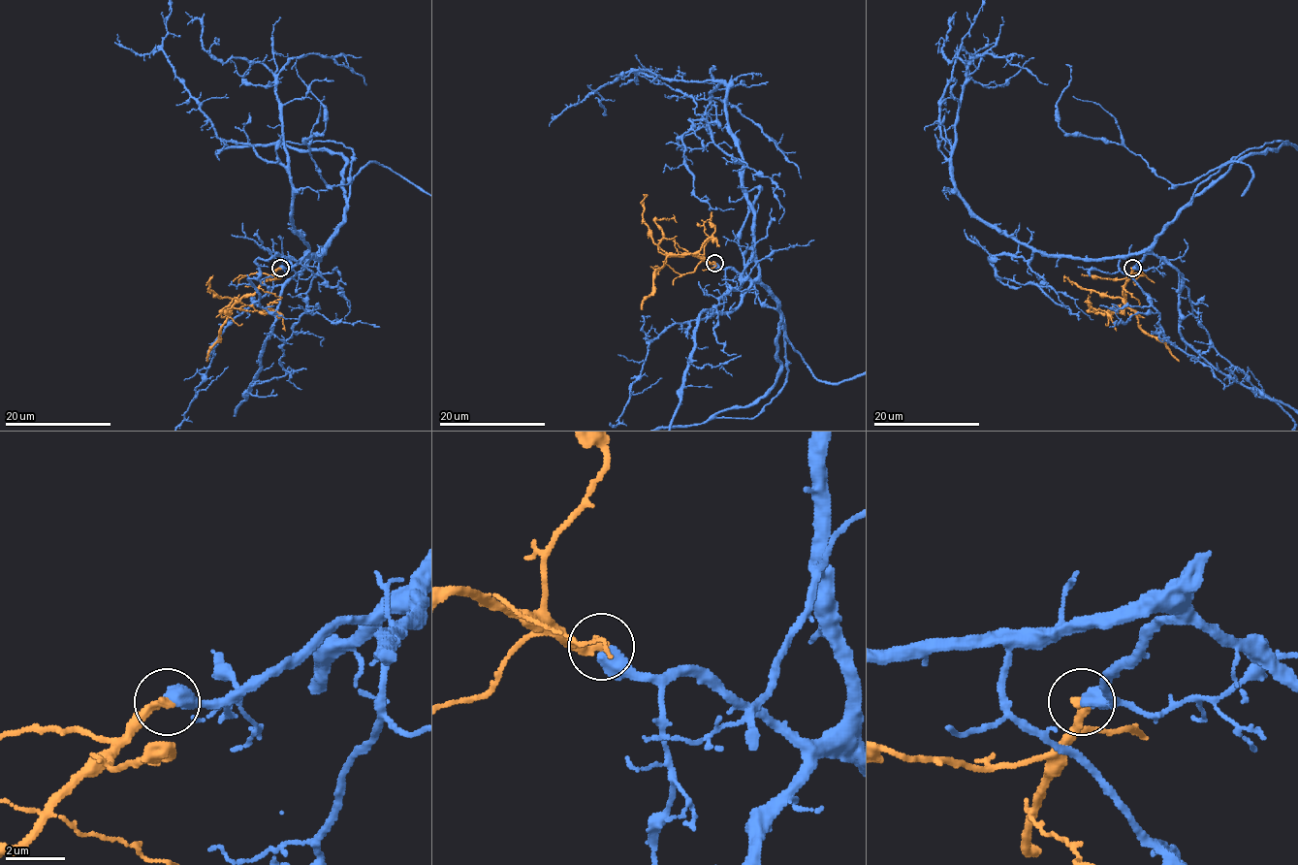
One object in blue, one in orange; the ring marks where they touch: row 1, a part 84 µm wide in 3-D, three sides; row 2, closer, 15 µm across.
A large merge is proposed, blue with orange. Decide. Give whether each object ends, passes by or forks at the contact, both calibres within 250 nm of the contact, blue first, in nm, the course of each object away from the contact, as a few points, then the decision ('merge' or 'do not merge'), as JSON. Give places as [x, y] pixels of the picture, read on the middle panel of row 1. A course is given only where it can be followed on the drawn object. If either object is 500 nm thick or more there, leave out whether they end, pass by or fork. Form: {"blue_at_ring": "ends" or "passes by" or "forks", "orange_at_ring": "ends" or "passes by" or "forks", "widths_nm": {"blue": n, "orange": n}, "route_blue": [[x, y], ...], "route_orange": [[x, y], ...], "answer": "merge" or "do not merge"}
{"widths_nm": {"blue": 550, "orange": 320}, "route_orange": [[713, 263], [694, 254], [670, 254], [654, 272], [654, 290], [643, 302], [641, 309]], "answer": "merge"}

